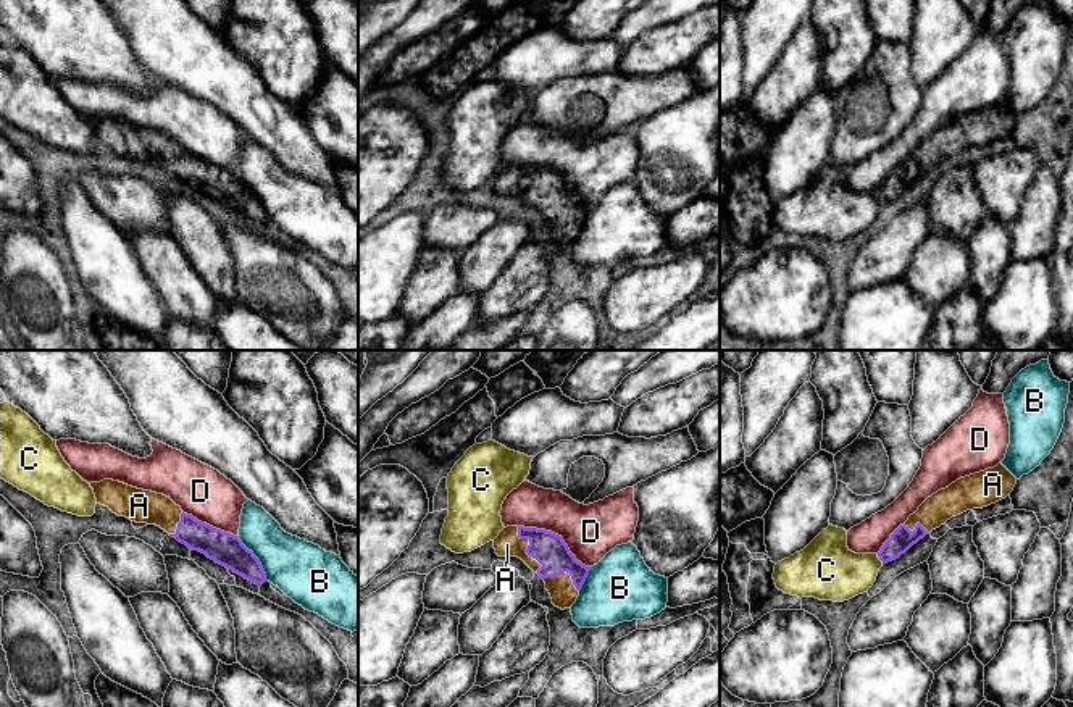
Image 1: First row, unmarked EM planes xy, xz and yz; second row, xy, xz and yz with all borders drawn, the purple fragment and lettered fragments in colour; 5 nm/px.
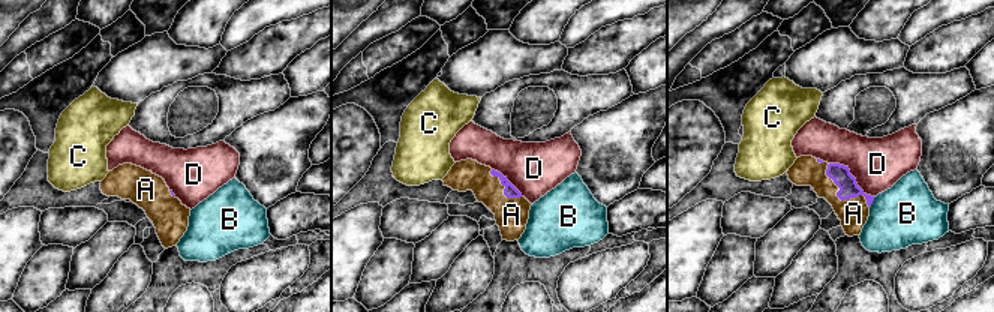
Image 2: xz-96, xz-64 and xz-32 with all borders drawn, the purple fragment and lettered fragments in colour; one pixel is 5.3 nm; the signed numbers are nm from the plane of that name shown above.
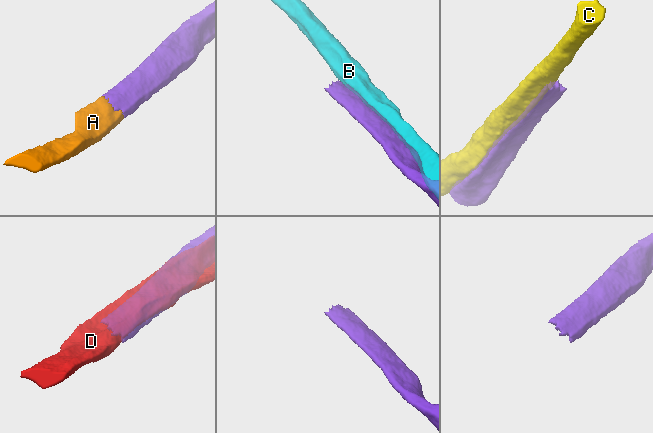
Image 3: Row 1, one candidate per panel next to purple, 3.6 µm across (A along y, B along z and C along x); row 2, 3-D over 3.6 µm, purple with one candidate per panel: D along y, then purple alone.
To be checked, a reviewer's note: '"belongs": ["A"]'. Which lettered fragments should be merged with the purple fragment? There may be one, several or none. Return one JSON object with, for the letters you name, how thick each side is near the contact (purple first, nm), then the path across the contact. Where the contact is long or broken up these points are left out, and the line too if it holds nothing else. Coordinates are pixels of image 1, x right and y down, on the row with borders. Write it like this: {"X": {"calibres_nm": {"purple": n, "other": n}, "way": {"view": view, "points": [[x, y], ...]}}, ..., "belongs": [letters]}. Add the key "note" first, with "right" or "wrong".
{"note": "right", "A": {"calibres_nm": {"purple": 170, "other": 130}}, "belongs": ["A"]}

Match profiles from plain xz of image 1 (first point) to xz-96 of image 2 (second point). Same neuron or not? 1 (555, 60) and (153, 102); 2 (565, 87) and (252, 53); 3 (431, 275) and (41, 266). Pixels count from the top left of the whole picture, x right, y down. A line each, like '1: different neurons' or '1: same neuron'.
1: different neurons
2: different neurons
3: same neuron

